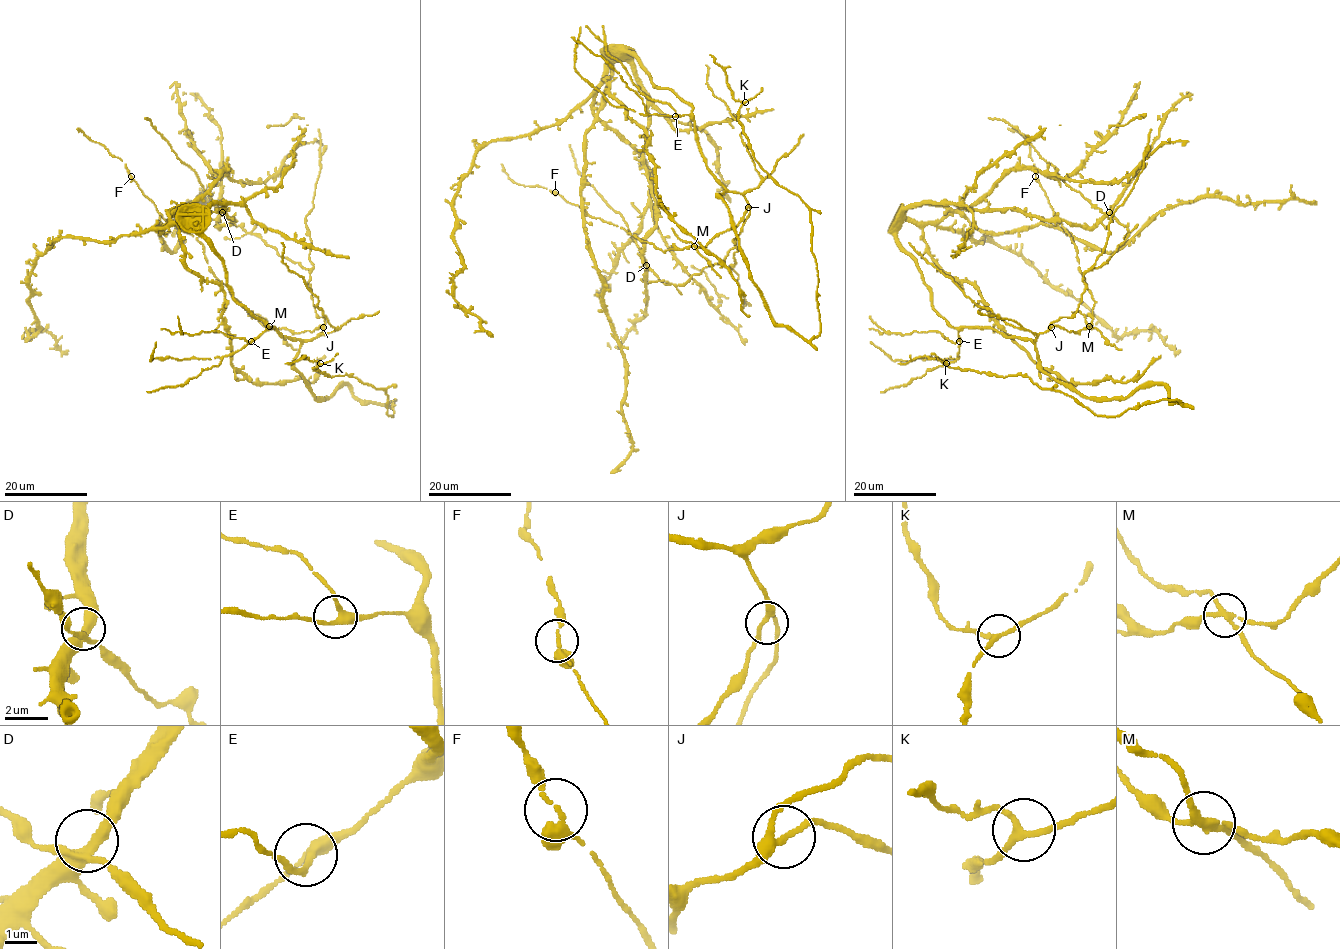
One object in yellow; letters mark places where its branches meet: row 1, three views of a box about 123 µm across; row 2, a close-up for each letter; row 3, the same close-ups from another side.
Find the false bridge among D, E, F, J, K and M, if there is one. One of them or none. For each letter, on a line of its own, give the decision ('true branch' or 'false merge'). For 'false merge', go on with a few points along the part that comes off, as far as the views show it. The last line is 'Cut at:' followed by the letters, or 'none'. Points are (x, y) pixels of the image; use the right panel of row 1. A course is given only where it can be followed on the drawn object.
D: true branch
E: true branch
F: true branch
J: true branch
K: true branch
M: false merge; foreign part runs (1089, 326), (1095, 327), (1110, 344), (1121, 350)
Cut at: M

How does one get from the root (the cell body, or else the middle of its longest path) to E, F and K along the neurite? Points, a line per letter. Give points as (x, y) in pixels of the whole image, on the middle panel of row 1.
E: (695, 135), (693, 120), (688, 114), (675, 116)
F: (695, 135), (708, 171), (748, 203), (742, 219), (703, 248), (662, 251), (590, 217), (556, 192)
K: (695, 135), (770, 319), (817, 337), (810, 208), (755, 159), (745, 102)

